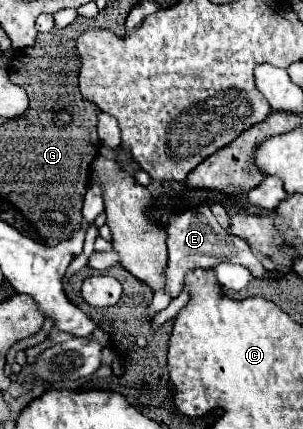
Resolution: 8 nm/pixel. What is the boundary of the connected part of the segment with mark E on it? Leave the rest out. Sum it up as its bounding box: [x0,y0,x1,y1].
[166,205,268,299]

